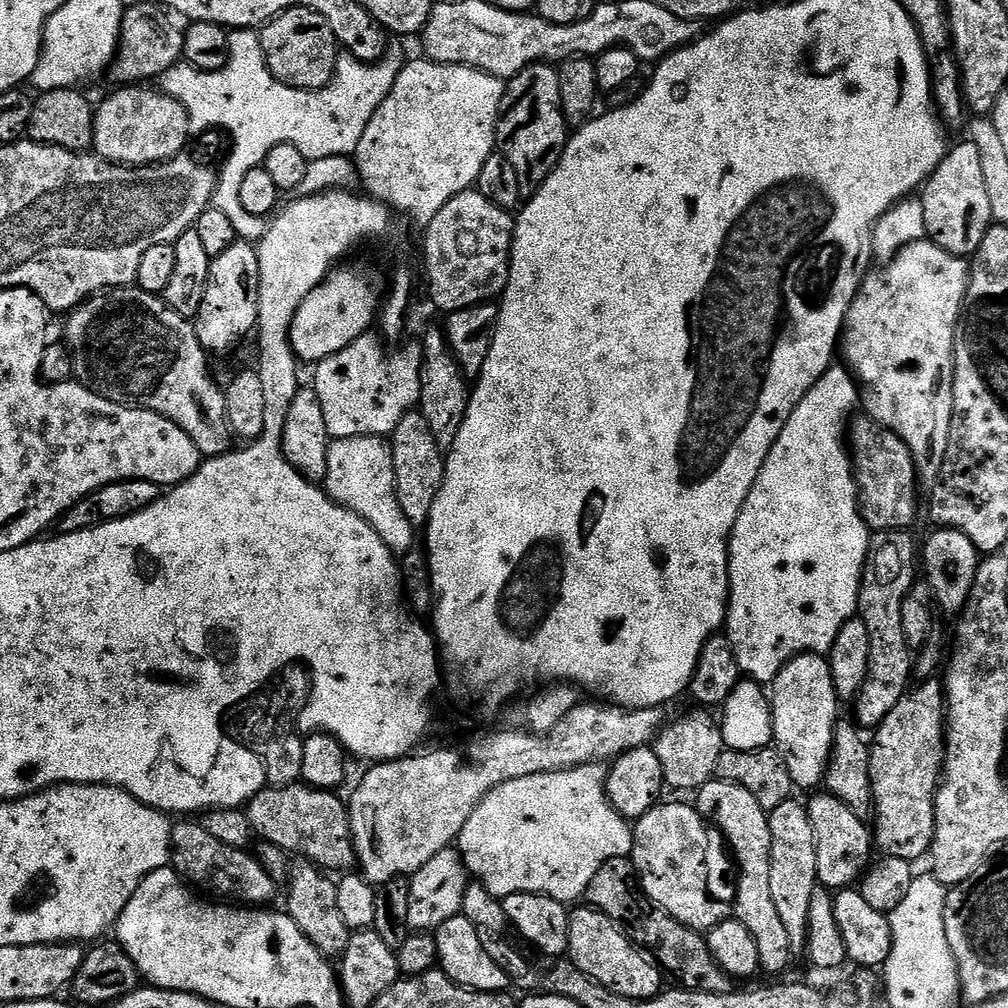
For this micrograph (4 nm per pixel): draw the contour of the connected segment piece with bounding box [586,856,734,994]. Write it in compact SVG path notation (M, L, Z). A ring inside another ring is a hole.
M619 856L606 862L602 870L598 870L594 878L590 878L586 900L591 907L597 908L599 912L616 921L617 925L627 929L637 945L647 946L652 959L671 979L673 976L680 983L677 985L681 989L710 994L733 991L733 977L727 976L720 969L718 962L710 954L707 939L652 903L652 899L640 887L636 867L632 865L631 859Z

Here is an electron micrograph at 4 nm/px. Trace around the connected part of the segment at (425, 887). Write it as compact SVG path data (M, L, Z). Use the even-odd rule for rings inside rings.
M455 847L443 848L411 876L406 884L406 899L402 904L404 923L412 932L435 933L442 922L461 915L464 911L464 894L470 883L470 873Z

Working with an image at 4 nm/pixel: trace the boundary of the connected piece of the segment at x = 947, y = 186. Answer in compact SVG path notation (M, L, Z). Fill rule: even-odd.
M971 142L956 144L945 151L940 165L932 171L932 175L922 185L922 214L926 214L926 236L934 241L942 250L946 250L951 256L971 258L976 255L978 246L982 246L982 238L986 238L989 228L994 221L990 210L990 198L986 191L986 181L982 175L982 158L978 155L978 146Z

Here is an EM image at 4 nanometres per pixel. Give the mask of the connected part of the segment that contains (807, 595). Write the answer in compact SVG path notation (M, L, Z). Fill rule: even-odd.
M844 366L828 368L826 374L822 374L820 381L802 398L802 402L794 406L794 414L786 418L786 426L782 426L782 434L778 434L770 454L766 454L766 462L762 462L762 470L738 514L738 522L734 522L732 537L728 540L728 591L730 595L726 635L738 658L741 673L761 686L771 685L773 678L791 662L794 656L800 656L803 652L828 653L834 646L834 638L838 630L842 630L842 626L846 626L846 622L857 615L860 602L860 580L864 576L864 563L868 560L870 547L870 529L860 517L860 497L856 490L852 458L846 447L846 425L853 413L857 411L855 408L858 408L856 377Z

